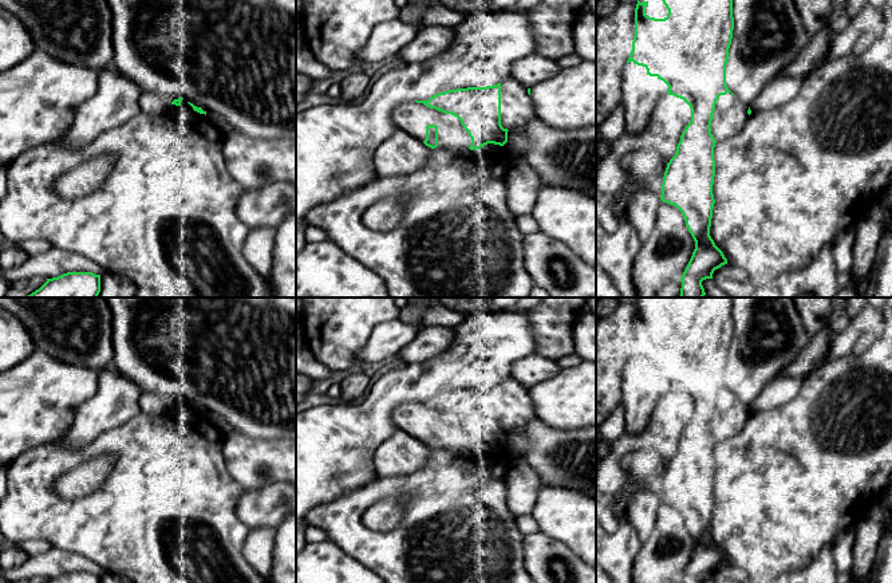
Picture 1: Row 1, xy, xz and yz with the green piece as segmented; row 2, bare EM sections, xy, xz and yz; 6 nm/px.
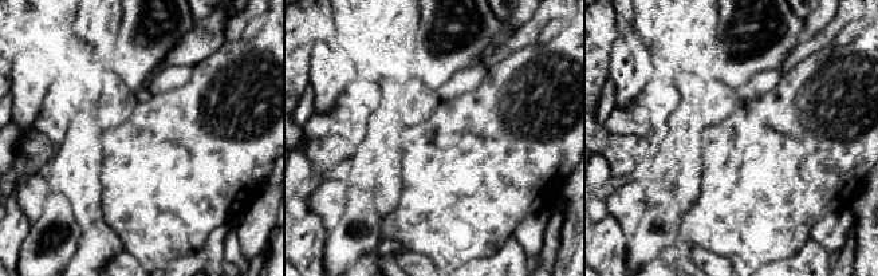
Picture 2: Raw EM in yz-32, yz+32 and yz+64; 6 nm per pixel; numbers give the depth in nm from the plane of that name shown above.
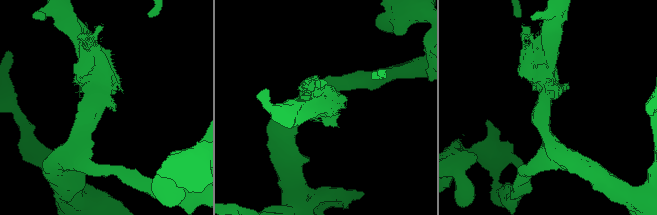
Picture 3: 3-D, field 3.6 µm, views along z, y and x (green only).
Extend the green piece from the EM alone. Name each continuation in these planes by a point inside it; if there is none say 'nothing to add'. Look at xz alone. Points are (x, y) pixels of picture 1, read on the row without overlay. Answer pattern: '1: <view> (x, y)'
nothing to add

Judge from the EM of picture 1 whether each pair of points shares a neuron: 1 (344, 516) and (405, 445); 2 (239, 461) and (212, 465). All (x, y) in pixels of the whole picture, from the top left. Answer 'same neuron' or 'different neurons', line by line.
1: different neurons
2: different neurons

